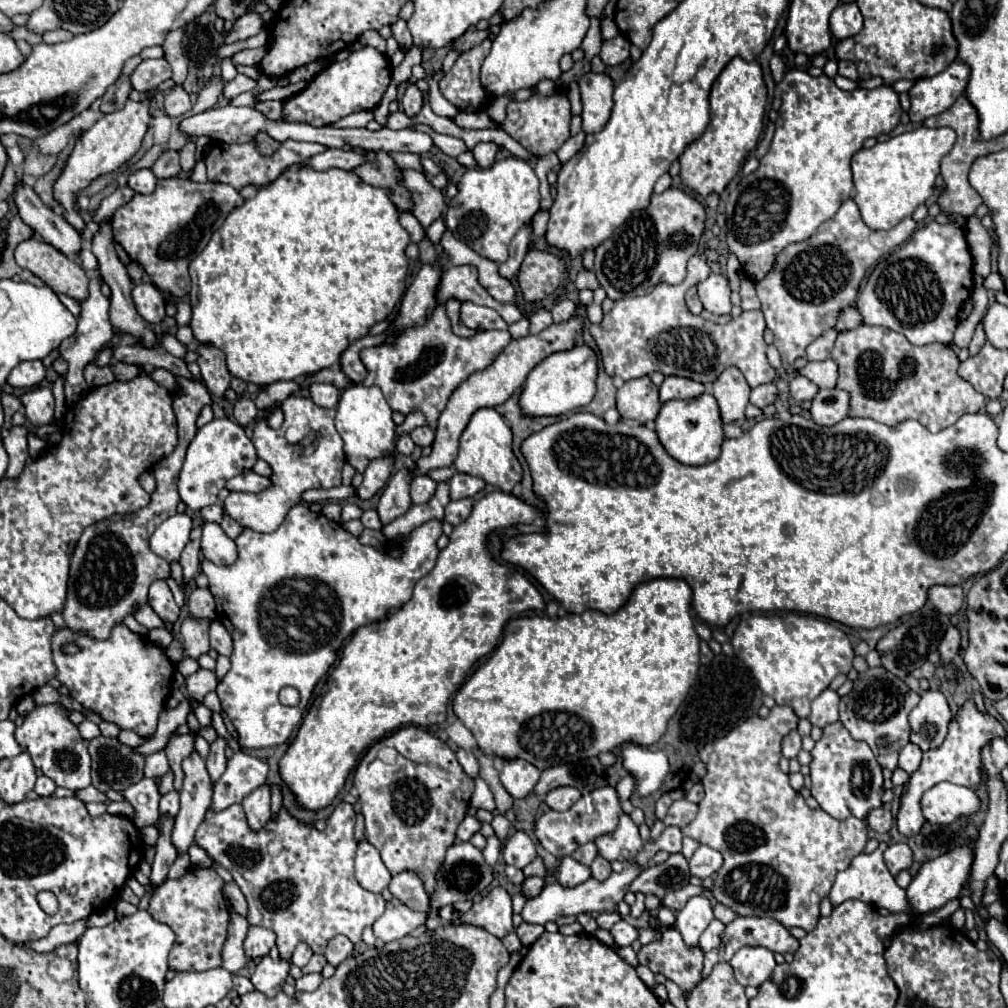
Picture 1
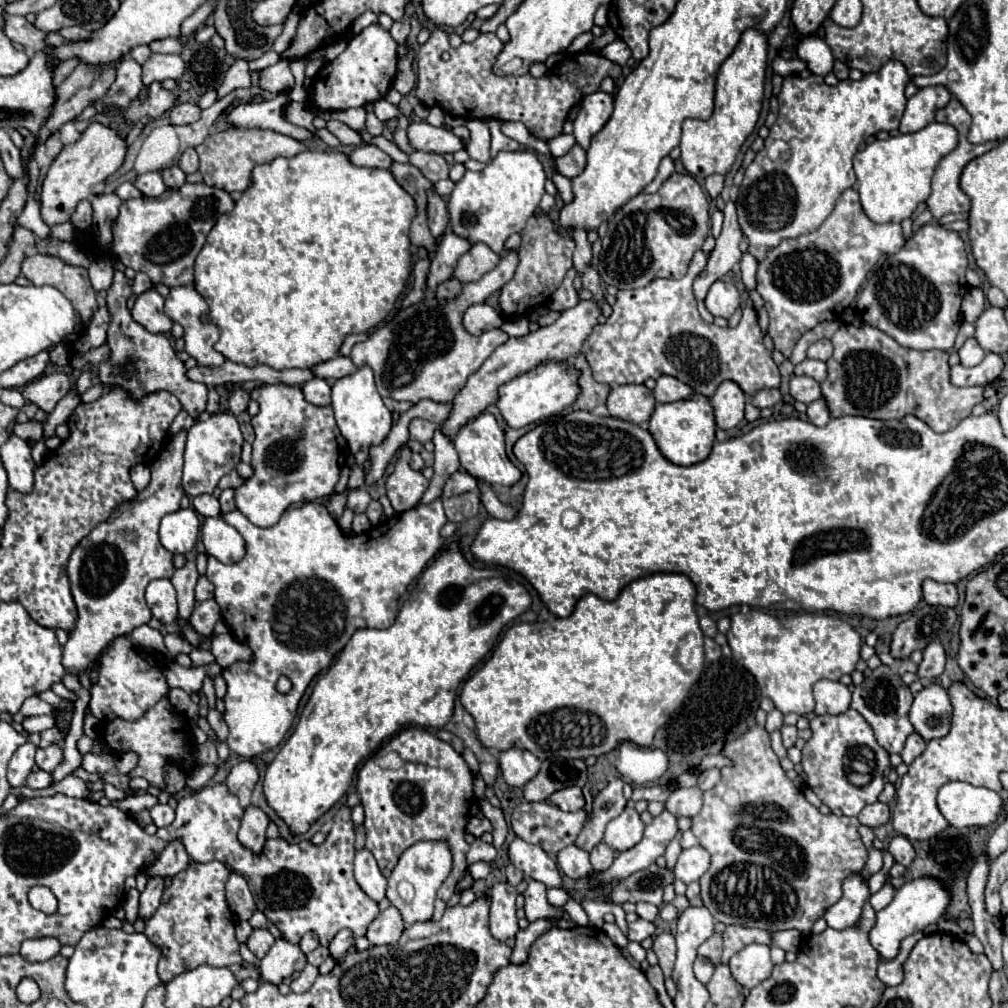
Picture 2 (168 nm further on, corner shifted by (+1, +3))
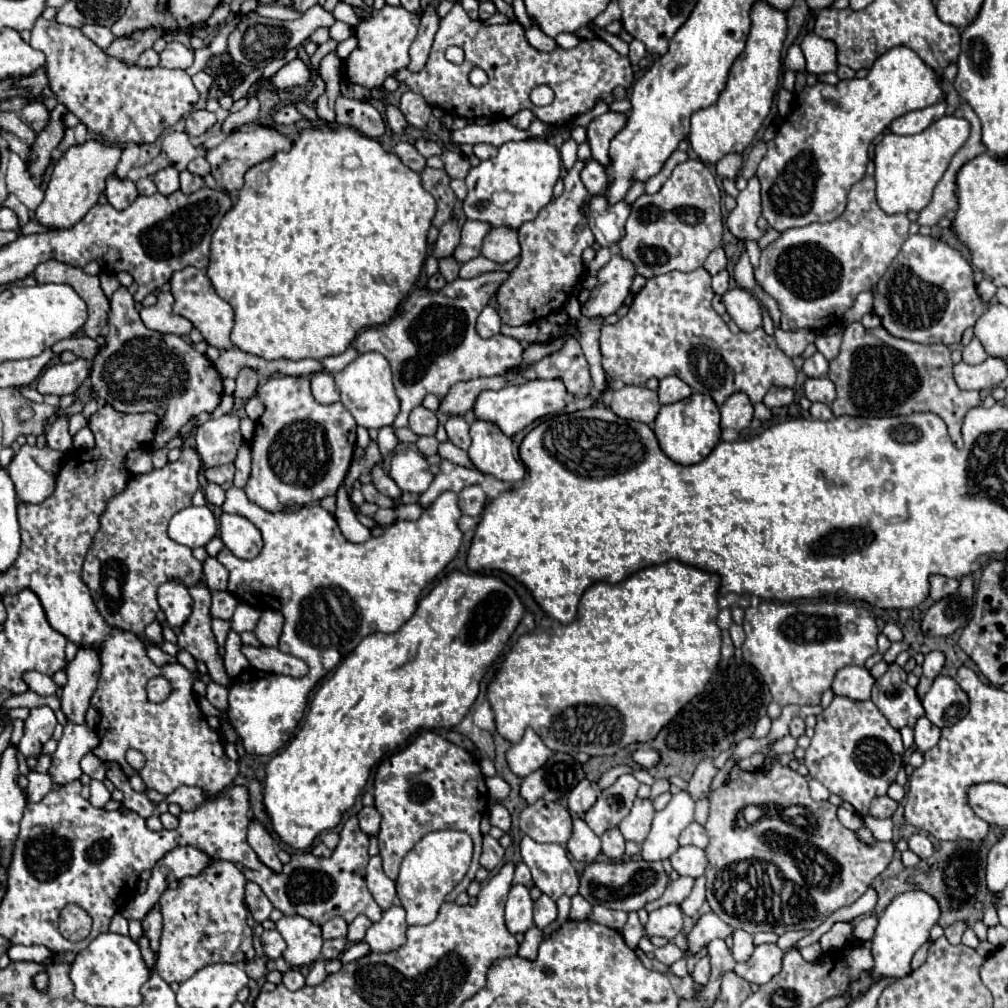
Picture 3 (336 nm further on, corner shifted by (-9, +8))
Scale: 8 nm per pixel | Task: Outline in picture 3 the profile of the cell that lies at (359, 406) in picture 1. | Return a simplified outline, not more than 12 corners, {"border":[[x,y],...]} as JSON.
{"border":[[376,351],[334,373],[344,407],[370,429],[392,425],[400,403]]}

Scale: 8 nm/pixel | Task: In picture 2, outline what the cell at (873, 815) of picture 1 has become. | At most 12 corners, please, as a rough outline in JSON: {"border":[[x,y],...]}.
{"border":[[882,802],[868,804],[858,814],[860,824],[880,828],[890,820]]}

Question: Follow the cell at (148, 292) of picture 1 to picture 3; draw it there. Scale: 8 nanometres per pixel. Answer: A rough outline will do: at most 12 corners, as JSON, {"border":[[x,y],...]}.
{"border":[[158,293],[140,315],[148,329],[188,335],[192,323],[172,311],[172,293]]}

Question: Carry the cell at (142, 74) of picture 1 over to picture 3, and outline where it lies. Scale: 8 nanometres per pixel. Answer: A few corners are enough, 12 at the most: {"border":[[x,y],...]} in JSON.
{"border":[[178,41],[160,53],[160,65],[188,69],[194,51]]}

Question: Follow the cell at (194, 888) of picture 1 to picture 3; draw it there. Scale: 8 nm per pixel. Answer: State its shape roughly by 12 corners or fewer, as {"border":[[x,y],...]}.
{"border":[[212,861],[162,893],[156,973],[254,959],[246,877]]}

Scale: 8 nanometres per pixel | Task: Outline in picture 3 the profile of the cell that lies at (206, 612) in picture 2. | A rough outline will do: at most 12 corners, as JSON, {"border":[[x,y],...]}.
{"border":[[228,591],[212,593],[212,617],[232,619],[238,601]]}

